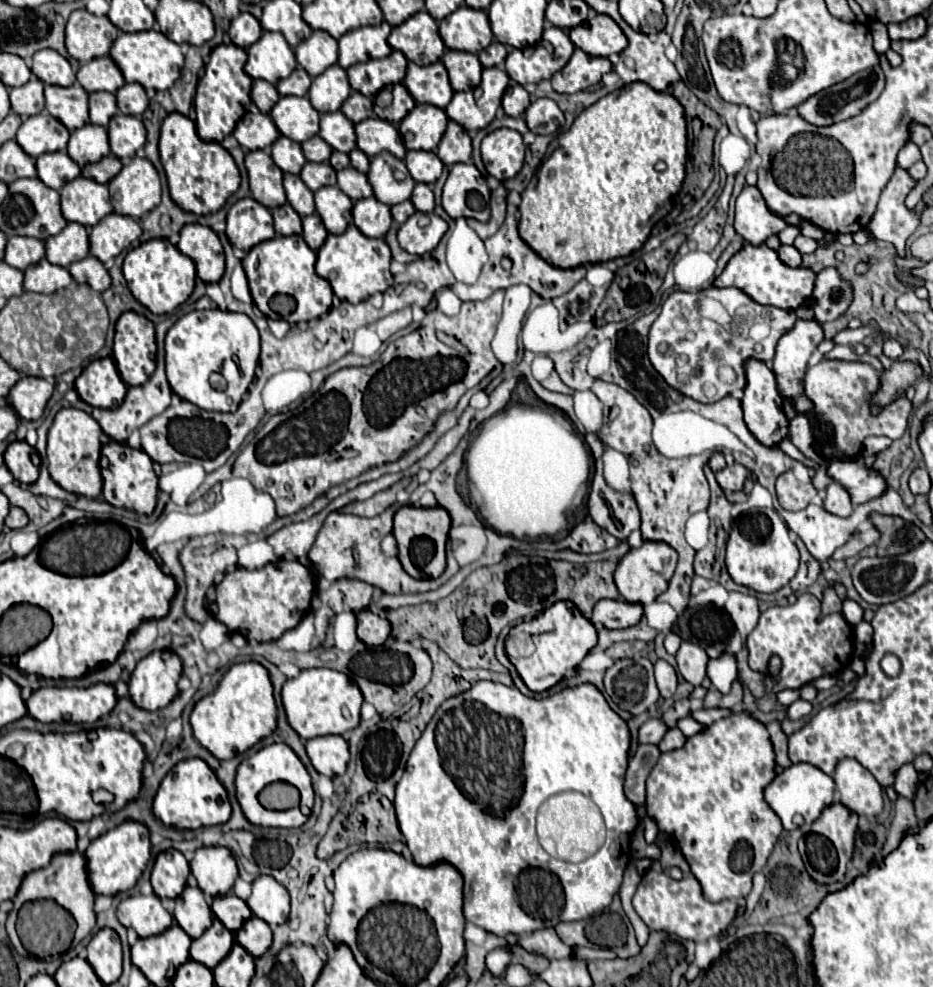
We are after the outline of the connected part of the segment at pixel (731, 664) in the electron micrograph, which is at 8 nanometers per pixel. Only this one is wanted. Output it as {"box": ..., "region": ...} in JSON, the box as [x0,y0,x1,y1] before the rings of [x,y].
{"box":[706,649,738,693],"region":[[[724,649],[722,655],[716,659],[708,659],[706,675],[720,693],[730,691],[732,681],[736,681],[736,673],[738,673],[738,663],[736,655],[730,649]]]}

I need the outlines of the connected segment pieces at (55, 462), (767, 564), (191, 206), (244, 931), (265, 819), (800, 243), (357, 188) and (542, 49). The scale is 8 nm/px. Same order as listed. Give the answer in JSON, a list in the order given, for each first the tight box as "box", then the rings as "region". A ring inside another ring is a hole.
[{"box":[46,407,103,499],"region":[[[66,407],[56,413],[47,435],[46,455],[48,471],[62,489],[92,499],[96,499],[102,493],[103,480],[98,465],[102,449],[100,435],[102,435],[100,425],[88,413],[74,407]]]},{"box":[726,509,800,593],"region":[[[752,509],[736,519],[728,537],[726,569],[738,585],[750,587],[760,593],[774,593],[796,575],[798,559],[800,555],[794,541],[788,535],[788,527],[774,509],[762,509],[762,511]],[[766,569],[772,571],[772,577],[762,577]]]},{"box":[160,111,240,215],"region":[[[172,111],[160,127],[160,161],[168,179],[170,195],[178,207],[196,215],[216,213],[226,199],[238,189],[240,173],[232,155],[216,141],[202,141],[190,117]]]},{"box":[236,917,272,957],"region":[[[250,917],[238,931],[236,941],[246,947],[254,957],[262,957],[266,949],[272,945],[272,931],[270,925],[258,917]]]},{"box":[236,743,313,827],"region":[[[280,743],[280,745],[268,745],[240,763],[238,775],[236,775],[236,797],[238,797],[238,803],[242,805],[244,815],[248,817],[250,823],[260,825],[260,827],[300,827],[302,823],[306,823],[306,817],[300,813],[300,809],[290,809],[290,811],[278,813],[278,811],[268,811],[260,805],[258,793],[262,791],[264,785],[272,783],[274,779],[286,779],[286,783],[294,783],[294,787],[298,787],[300,793],[300,805],[313,807],[312,781],[310,781],[310,775],[306,771],[304,763],[298,759],[298,755],[288,745]]]},{"box":[794,235,818,253],"region":[[[798,235],[796,241],[794,241],[794,247],[796,247],[800,253],[814,253],[816,247],[818,247],[818,243],[816,243],[814,239],[810,239],[810,237]]]},{"box":[338,167,372,201],"region":[[[346,167],[342,171],[338,171],[338,189],[342,189],[352,201],[358,199],[366,199],[372,197],[372,187],[368,183],[368,177],[360,171],[356,171],[354,167]]]},{"box":[506,26,574,85],"region":[[[554,26],[547,27],[542,35],[542,39],[537,43],[536,47],[530,47],[526,51],[522,49],[512,49],[506,57],[506,73],[510,75],[510,79],[514,79],[520,85],[526,83],[538,83],[542,79],[550,79],[556,71],[560,71],[568,59],[572,57],[574,45],[570,41],[570,37],[566,37],[566,33],[562,29]]]}]

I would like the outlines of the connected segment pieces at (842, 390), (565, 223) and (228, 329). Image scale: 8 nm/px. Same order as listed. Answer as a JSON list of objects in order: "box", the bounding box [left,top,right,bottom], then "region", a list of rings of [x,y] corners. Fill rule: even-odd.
[{"box":[804,359,912,457],"region":[[[822,359],[818,365],[810,367],[804,377],[804,393],[814,403],[814,411],[822,421],[834,425],[834,439],[822,447],[822,455],[830,457],[856,457],[862,449],[862,441],[868,435],[886,435],[890,439],[900,439],[908,427],[908,417],[912,411],[912,401],[906,397],[896,399],[880,415],[870,415],[870,397],[878,389],[878,373],[862,361],[838,361]]]},{"box":[518,81,686,269],"region":[[[640,81],[612,91],[584,109],[574,119],[572,127],[550,145],[546,159],[522,193],[522,203],[518,207],[520,237],[546,263],[560,269],[574,269],[584,263],[604,263],[630,255],[644,245],[654,223],[672,209],[672,201],[684,181],[686,155],[686,119],[672,95],[658,93]],[[658,161],[666,163],[666,171],[654,171]]]},{"box":[166,311,260,413],"region":[[[190,311],[180,317],[166,333],[166,377],[174,393],[204,411],[234,413],[246,395],[260,355],[258,329],[248,315],[232,311]],[[232,357],[240,357],[240,367]],[[218,371],[226,379],[226,389],[216,391],[208,383],[208,375]]]}]

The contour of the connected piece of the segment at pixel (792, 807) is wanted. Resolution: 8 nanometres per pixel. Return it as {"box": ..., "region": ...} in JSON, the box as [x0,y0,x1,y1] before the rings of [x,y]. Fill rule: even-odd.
{"box":[764,763,834,831],"region":[[[796,763],[774,777],[774,781],[764,789],[764,801],[780,817],[782,827],[790,831],[796,827],[792,823],[792,817],[796,813],[804,817],[804,823],[814,823],[814,819],[818,819],[818,815],[822,813],[822,807],[834,801],[834,781],[830,775],[810,763]]]}

